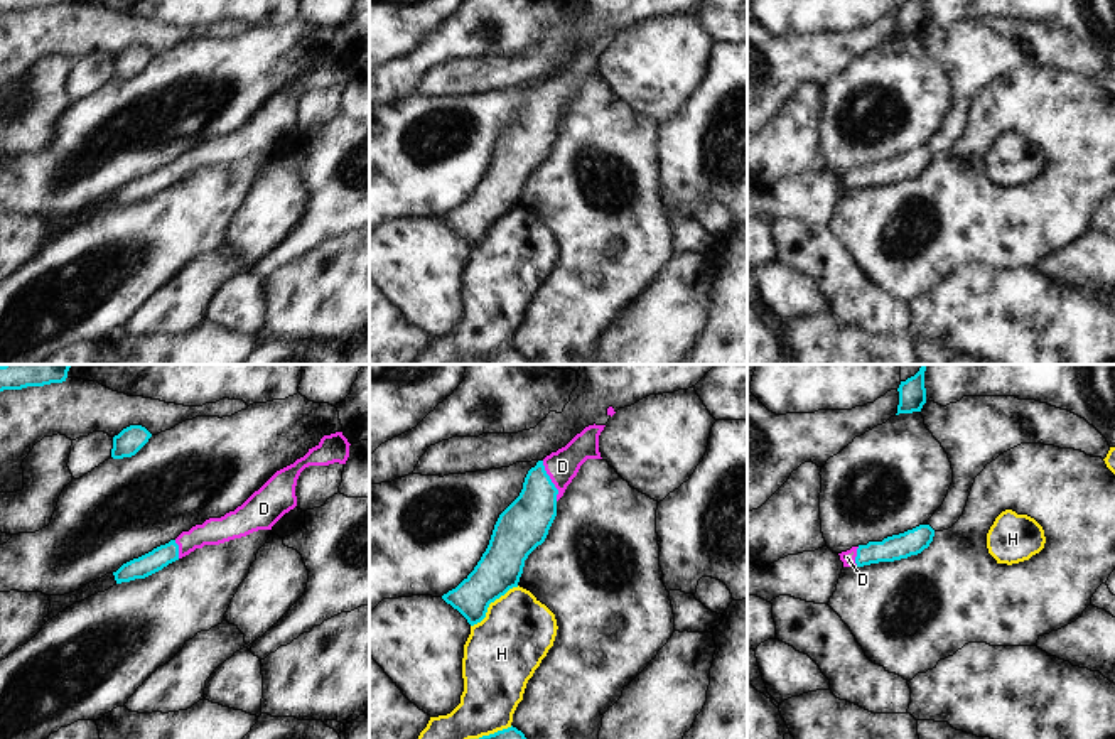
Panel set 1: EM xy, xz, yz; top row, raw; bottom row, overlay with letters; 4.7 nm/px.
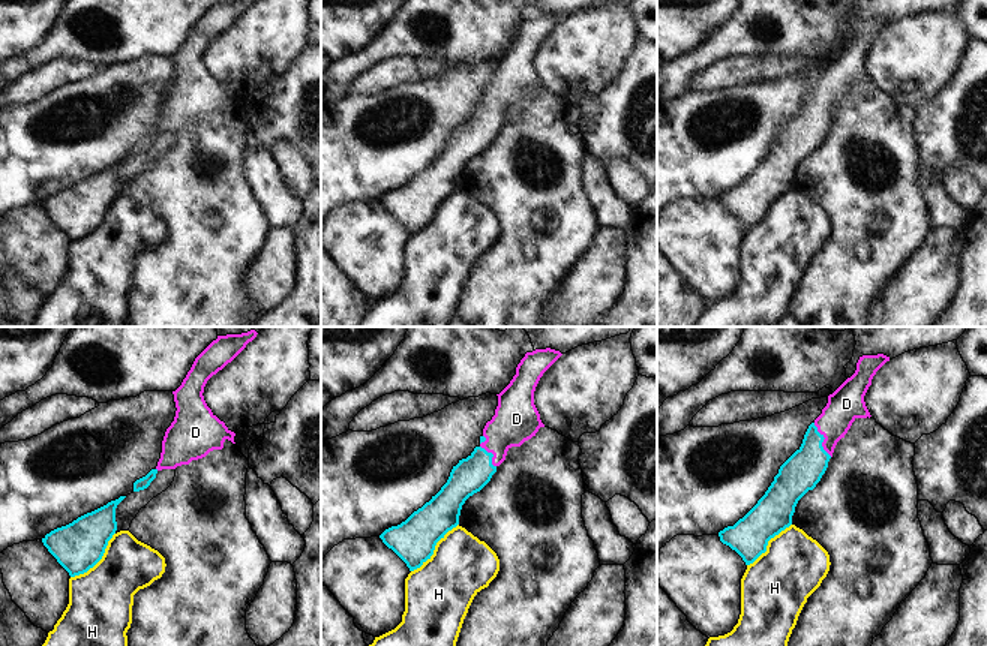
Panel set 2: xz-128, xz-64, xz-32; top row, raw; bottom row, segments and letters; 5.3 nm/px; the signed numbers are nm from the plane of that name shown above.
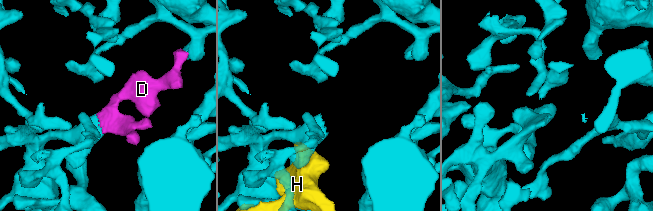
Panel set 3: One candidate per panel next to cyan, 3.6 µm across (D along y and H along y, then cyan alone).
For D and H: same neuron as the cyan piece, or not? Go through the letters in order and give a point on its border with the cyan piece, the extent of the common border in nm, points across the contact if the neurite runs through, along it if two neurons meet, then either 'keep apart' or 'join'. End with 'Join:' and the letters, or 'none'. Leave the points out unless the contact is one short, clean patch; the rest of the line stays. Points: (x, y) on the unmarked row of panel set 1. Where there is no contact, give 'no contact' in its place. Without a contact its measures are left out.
D: meets cyan in xz at (550, 103); contact 200 nm long; runs through xz (523, 147), (550, 103), (562, 88); join
H: meets cyan in xz at (491, 223); contact 300 nm long; keep apart
Join: D

